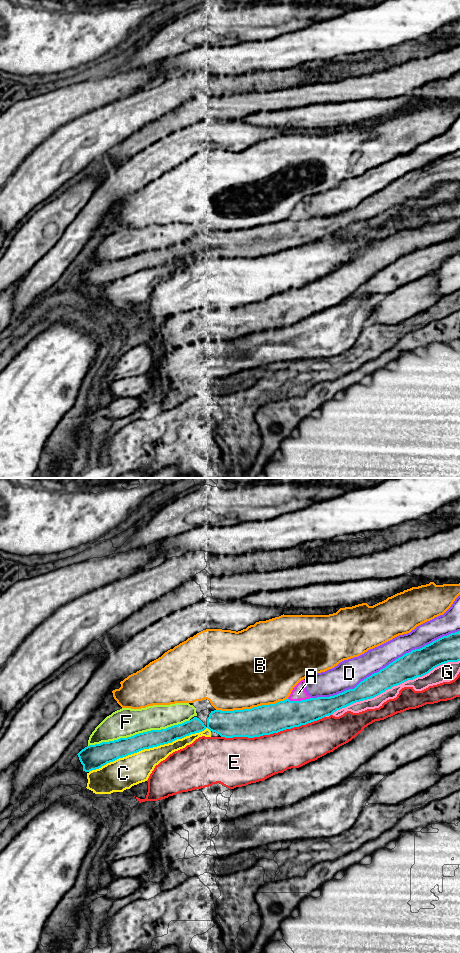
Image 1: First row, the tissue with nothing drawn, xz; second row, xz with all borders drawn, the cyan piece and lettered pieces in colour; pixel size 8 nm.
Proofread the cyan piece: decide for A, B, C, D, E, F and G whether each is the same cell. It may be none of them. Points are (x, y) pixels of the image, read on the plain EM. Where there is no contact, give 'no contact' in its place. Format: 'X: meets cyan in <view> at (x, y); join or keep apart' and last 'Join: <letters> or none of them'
A: meets cyan in xz at (299, 221); keep apart
B: meets cyan in xz at (251, 228); keep apart
C: meets cyan in xz at (149, 267); keep apart
D: meets cyan in xz at (386, 186); keep apart
E: meets cyan in xz at (273, 252); keep apart
F: meets cyan in xz at (139, 253); keep apart
G: meets cyan in xz at (395, 205); keep apart
Join: none of them

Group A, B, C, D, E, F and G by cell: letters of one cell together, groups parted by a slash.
A / B / C G / D F / E

